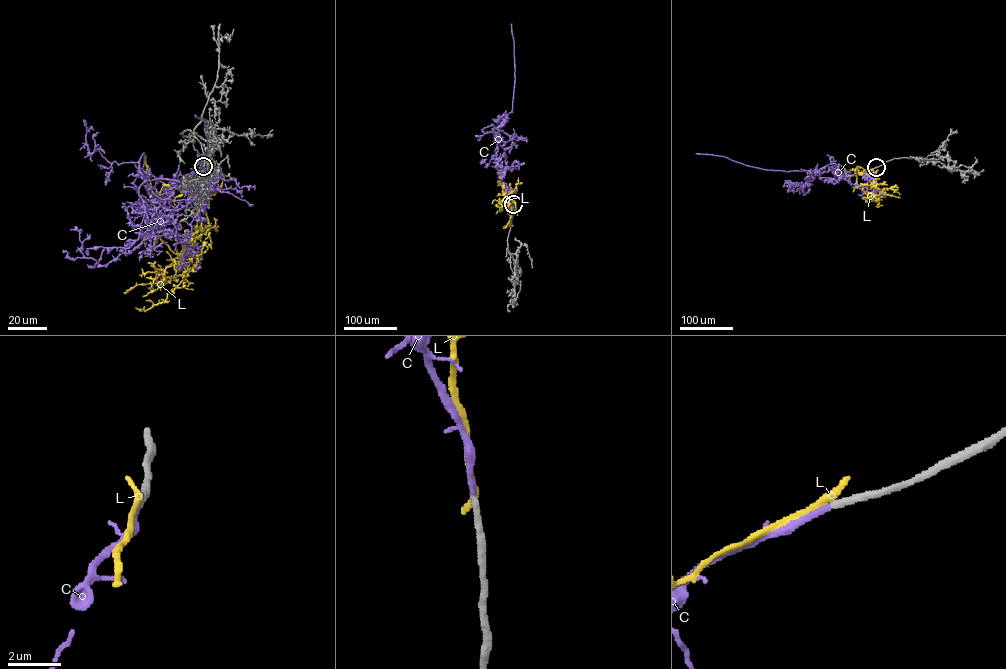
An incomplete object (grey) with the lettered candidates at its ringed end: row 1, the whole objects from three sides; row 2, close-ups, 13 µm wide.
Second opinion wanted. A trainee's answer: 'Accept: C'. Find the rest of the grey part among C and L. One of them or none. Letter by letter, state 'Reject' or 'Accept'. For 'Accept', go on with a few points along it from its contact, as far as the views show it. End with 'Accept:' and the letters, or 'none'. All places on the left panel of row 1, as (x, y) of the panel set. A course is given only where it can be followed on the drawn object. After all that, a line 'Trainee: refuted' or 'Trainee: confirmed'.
C: Accept. Its course: (204, 166), (155, 194), (144, 153), (139, 170), (145, 182), (204, 173), (207, 138), (194, 115)
L: Reject
Accept: C
Trainee: confirmed

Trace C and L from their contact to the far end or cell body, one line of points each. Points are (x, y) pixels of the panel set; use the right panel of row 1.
C: (876, 167), (850, 175), (843, 167), (835, 163), (814, 171), (774, 170), (747, 166), (722, 156), (696, 153)
L: (876, 167), (854, 174), (856, 185), (868, 192), (889, 188), (900, 194)

